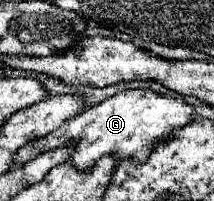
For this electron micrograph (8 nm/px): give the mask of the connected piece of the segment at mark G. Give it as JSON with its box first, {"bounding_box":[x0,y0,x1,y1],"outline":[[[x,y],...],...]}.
{"bounding_box":[16,88,196,170],"outline":[[[132,88],[132,90],[120,90],[118,94],[106,98],[98,106],[92,106],[84,112],[80,112],[76,118],[64,122],[58,130],[32,140],[30,144],[24,144],[16,152],[16,164],[24,164],[32,158],[36,158],[42,152],[60,148],[68,144],[70,140],[76,140],[76,148],[72,156],[68,158],[76,168],[86,170],[94,166],[94,162],[104,156],[104,154],[114,154],[116,158],[136,158],[138,162],[144,162],[148,158],[148,152],[152,146],[158,146],[172,130],[180,130],[180,126],[188,124],[196,116],[194,106],[188,104],[180,96],[164,96],[156,90],[146,90],[146,88]]]}

